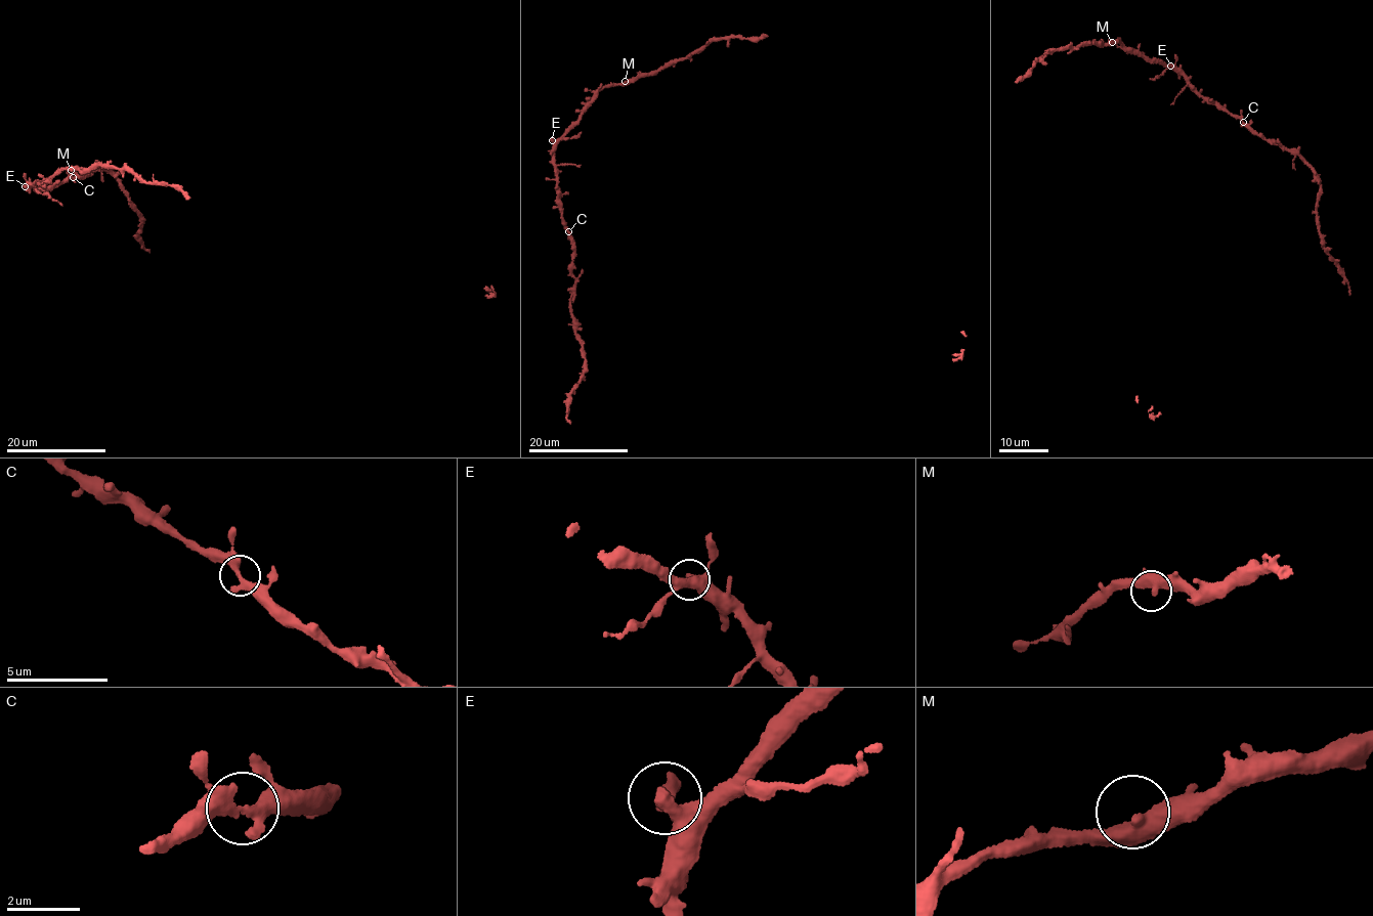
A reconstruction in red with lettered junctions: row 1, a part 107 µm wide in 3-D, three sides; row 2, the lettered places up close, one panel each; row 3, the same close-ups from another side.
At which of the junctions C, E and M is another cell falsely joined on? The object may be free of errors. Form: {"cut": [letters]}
{"cut": []}

